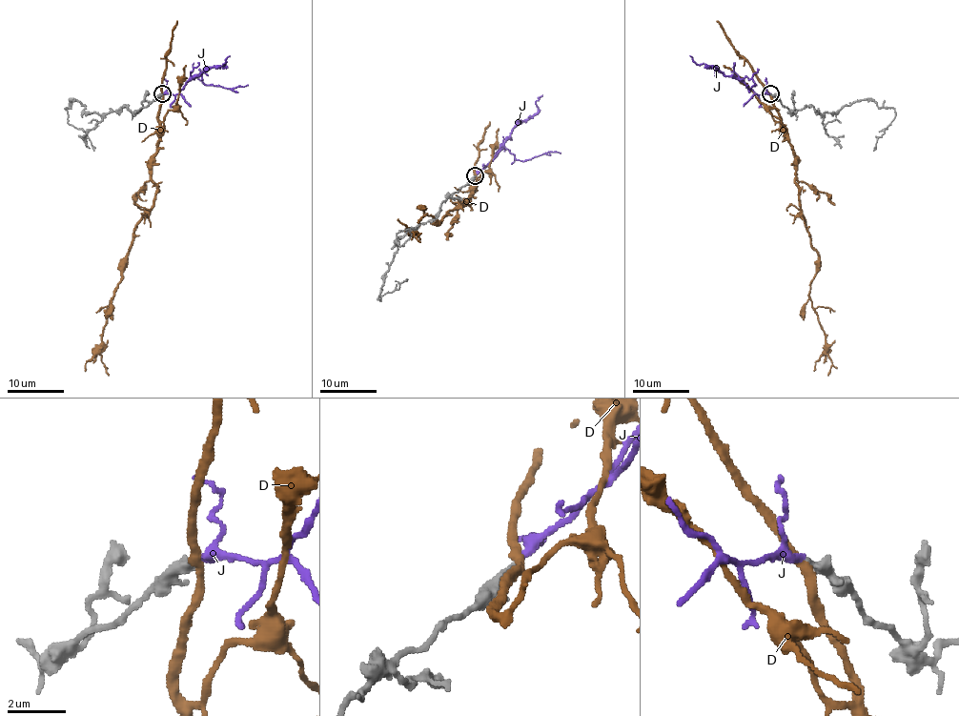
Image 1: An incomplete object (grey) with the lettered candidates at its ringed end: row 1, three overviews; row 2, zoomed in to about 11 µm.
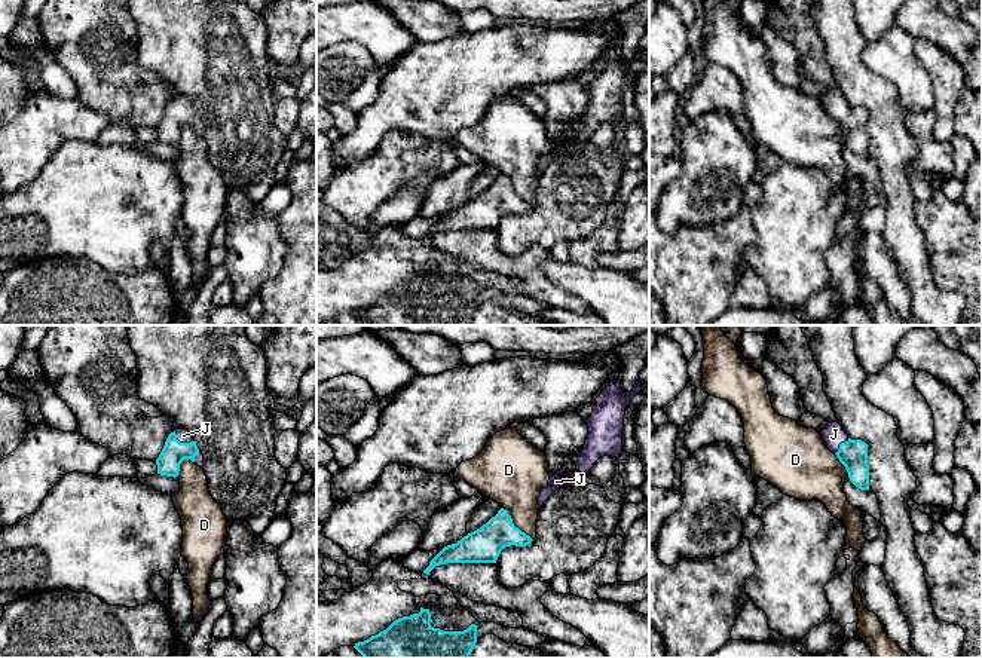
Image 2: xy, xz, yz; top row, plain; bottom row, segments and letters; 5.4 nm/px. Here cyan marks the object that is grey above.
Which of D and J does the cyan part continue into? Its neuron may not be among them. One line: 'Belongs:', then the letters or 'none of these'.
Belongs: J

